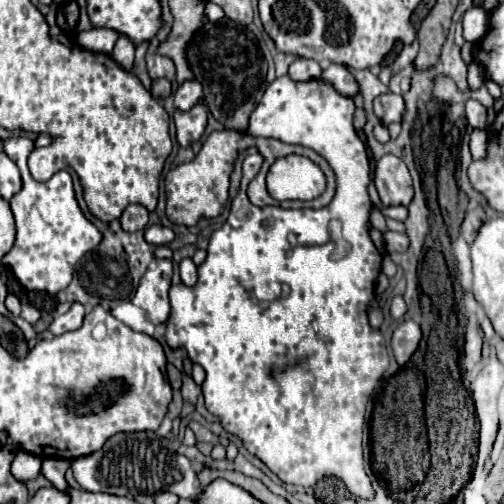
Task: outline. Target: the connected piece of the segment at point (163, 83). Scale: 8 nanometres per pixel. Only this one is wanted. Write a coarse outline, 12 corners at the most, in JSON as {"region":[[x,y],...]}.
{"region":[[154,79],[150,91],[156,99],[172,93],[168,79]]}

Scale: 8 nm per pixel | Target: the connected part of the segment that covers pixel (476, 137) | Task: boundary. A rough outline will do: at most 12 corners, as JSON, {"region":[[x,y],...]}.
{"region":[[472,131],[470,151],[474,159],[486,159],[488,135]]}

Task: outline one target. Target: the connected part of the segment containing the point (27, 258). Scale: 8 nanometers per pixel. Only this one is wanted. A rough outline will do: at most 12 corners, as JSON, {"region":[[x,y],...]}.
{"region":[[4,141],[24,185],[2,263],[28,291],[56,295],[102,241],[72,177],[46,183],[26,165],[34,141]]}

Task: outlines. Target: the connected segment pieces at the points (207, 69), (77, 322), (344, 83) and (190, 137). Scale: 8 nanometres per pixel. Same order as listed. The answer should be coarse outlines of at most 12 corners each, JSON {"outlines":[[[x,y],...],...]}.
{"outlines":[[[204,21],[186,59],[212,115],[246,131],[268,87],[254,33]],[[72,303],[64,315],[52,321],[50,331],[62,335],[80,329],[84,305]],[[330,65],[322,79],[342,97],[354,97],[358,83],[344,65]],[[206,105],[176,111],[176,141],[188,147],[206,129]]]}

